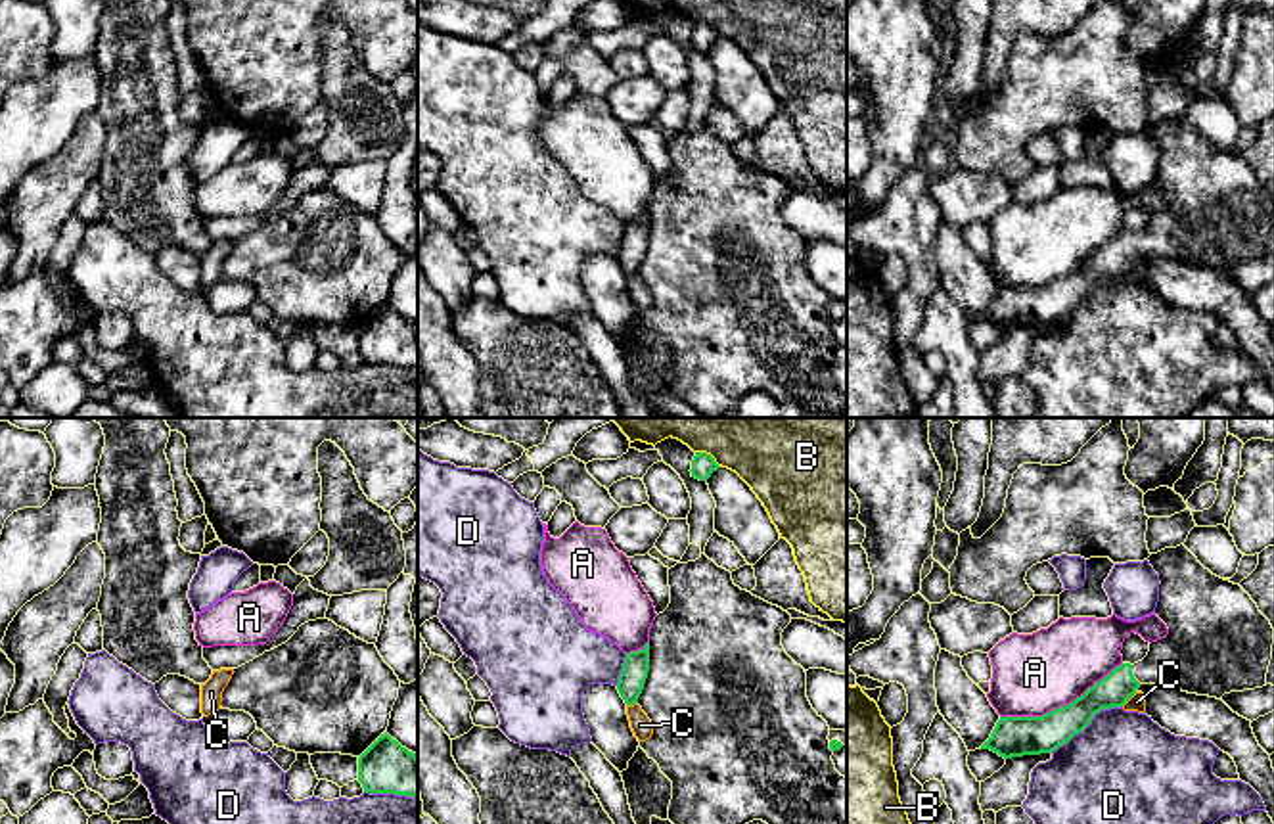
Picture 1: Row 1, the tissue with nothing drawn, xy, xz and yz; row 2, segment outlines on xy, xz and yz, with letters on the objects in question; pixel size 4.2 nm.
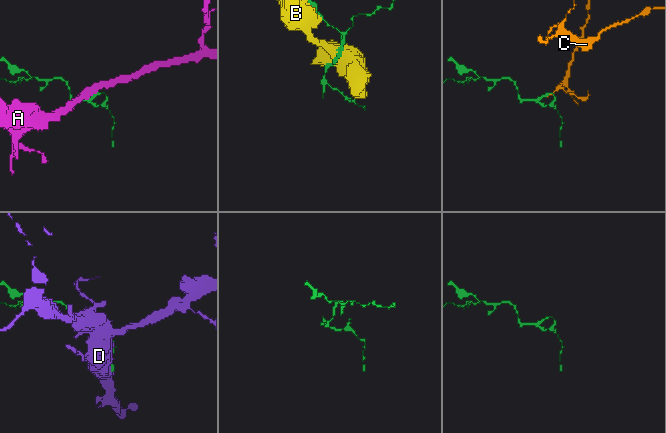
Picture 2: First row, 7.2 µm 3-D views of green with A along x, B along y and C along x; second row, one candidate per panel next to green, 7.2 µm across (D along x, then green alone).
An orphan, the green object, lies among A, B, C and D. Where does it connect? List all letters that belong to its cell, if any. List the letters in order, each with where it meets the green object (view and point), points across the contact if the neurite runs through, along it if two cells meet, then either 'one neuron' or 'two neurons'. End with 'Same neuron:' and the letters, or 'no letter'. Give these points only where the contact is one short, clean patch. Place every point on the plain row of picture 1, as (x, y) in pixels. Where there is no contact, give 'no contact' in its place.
A: yz (1064, 276) | two neurons
B: xz (709, 25) | two neurons
C: yz (1129, 269) | along yz (1137, 263), (1121, 276) | two neurons
D: yz (1087, 296) | two neurons
Same neuron: no letter

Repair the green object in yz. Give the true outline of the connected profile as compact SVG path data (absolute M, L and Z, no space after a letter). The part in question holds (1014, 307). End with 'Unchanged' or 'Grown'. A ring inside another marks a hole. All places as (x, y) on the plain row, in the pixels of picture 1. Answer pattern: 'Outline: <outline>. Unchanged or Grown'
Outline: M1184 117L1148 128L1159 146L1155 186L1169 205L1148 226L1115 238L1073 274L1042 287L1000 287L981 320L1004 330L1052 324L1102 280L1123 278L1142 255L1220 270L1266 257L1274 199L1251 167L1205 140Z. Grown

